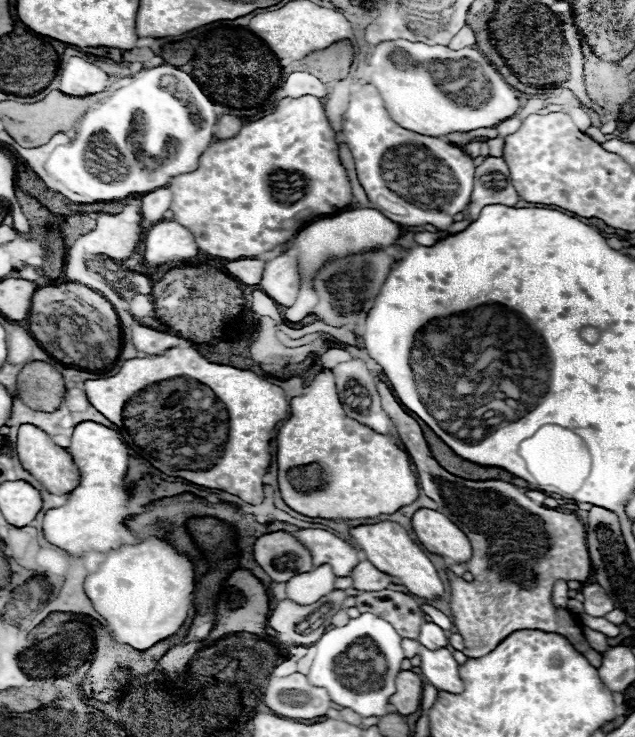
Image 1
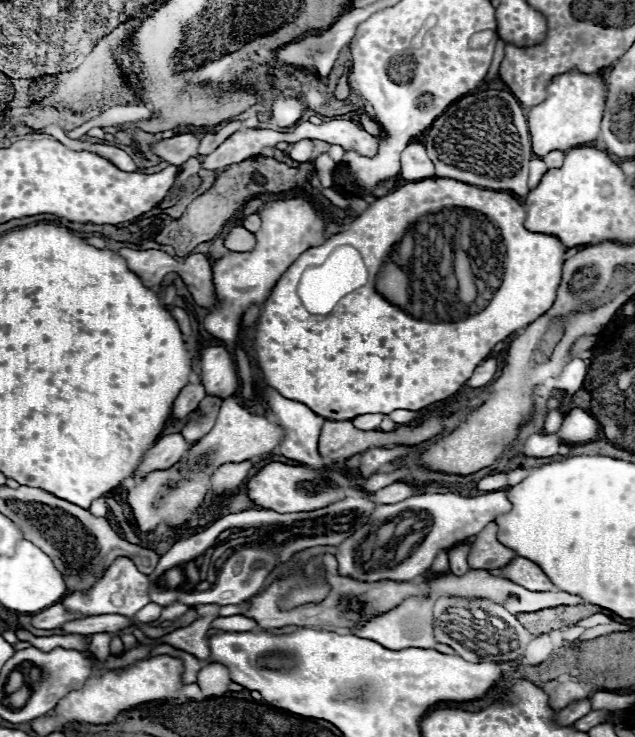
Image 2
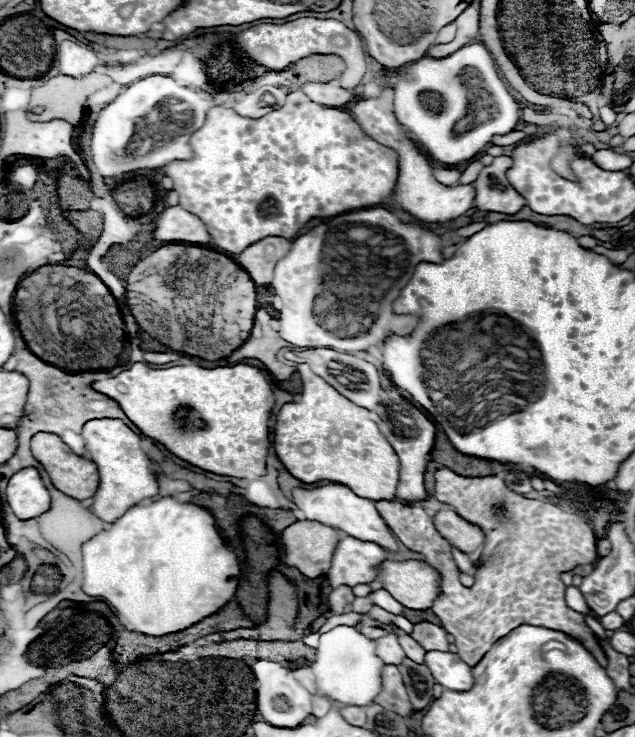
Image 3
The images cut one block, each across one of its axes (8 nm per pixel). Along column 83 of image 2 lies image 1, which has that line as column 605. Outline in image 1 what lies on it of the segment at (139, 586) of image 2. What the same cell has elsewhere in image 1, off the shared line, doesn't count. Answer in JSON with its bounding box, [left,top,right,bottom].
[580,584,614,618]

